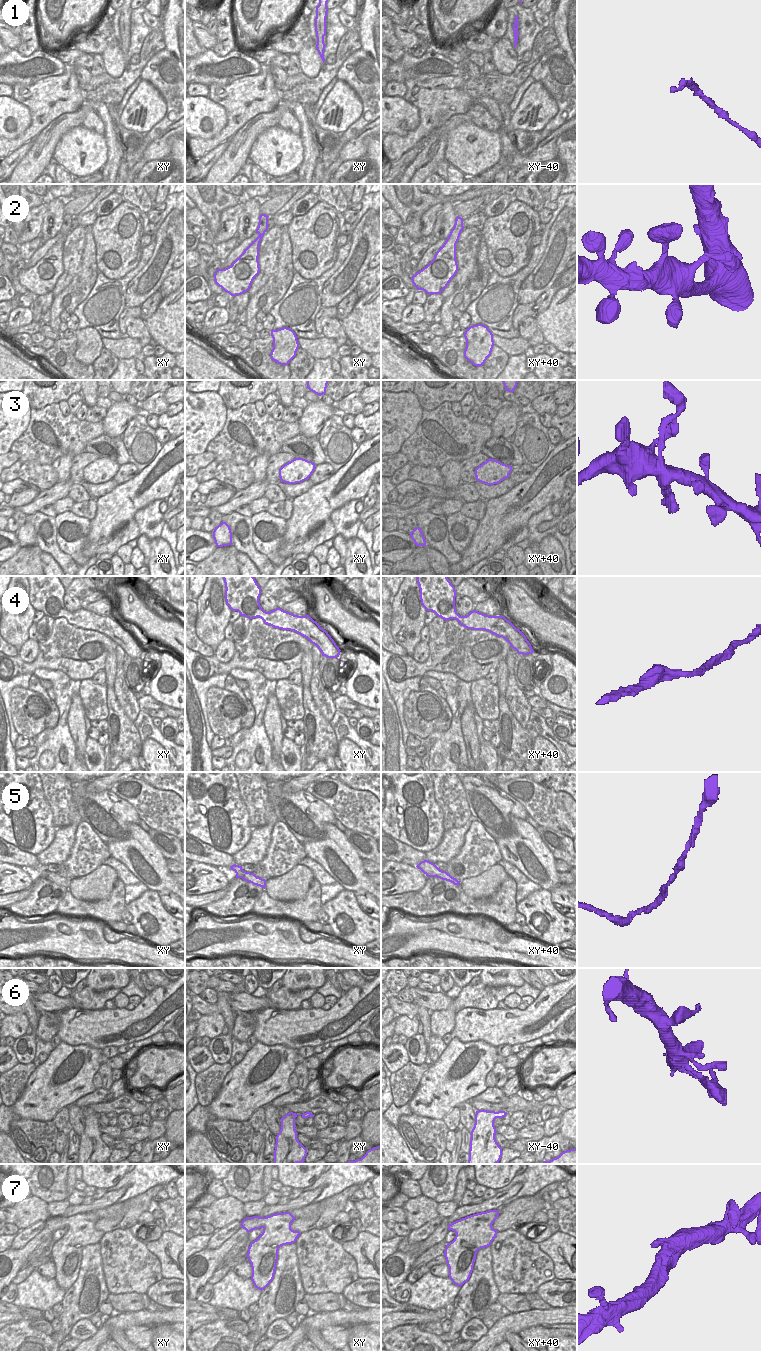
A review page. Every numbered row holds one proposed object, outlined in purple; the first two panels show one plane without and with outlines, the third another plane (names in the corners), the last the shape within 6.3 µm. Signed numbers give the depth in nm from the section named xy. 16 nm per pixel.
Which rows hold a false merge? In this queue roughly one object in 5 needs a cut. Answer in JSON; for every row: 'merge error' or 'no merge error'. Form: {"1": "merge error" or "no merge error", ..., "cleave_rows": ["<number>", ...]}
{"1": "no merge error", "2": "no merge error", "3": "no merge error", "4": "no merge error", "5": "no merge error", "6": "no merge error", "7": "no merge error", "cleave_rows": []}

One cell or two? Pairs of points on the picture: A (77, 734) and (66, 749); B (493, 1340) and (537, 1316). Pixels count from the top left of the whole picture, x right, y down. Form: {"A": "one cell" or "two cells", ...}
{"A": "two cells", "B": "one cell"}

